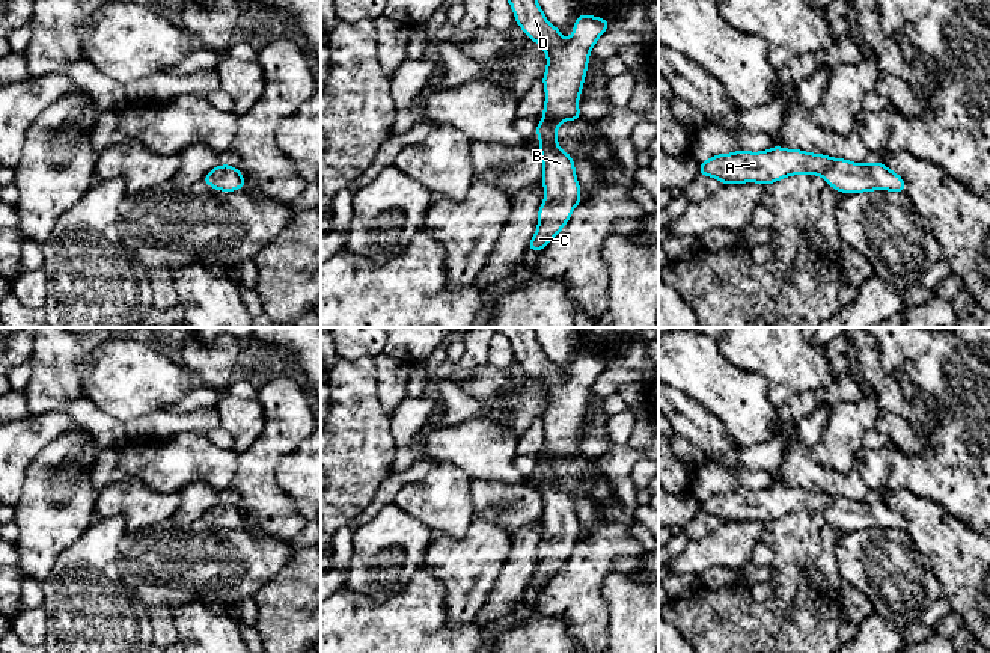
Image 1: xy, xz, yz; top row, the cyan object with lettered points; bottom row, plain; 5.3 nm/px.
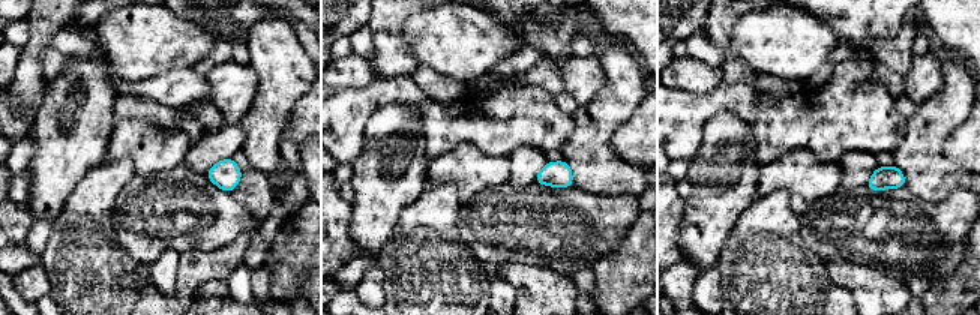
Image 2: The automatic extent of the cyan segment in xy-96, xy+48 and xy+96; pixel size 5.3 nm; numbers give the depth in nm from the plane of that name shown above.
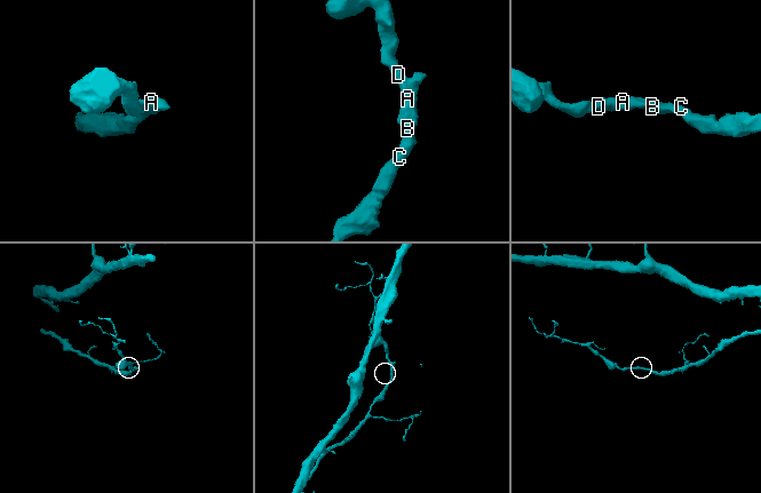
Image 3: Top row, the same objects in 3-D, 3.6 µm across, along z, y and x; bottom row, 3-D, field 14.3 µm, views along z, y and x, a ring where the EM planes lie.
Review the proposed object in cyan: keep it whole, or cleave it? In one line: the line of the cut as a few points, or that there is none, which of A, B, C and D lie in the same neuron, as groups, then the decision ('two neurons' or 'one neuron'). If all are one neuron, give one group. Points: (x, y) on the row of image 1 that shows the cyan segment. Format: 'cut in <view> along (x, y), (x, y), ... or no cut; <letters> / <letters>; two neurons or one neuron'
no cut; A B C D; one neuron

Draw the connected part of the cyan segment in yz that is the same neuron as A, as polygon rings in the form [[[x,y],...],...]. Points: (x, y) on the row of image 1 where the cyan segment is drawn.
[[[781,146],[762,152],[740,149],[699,163],[699,175],[716,178],[722,184],[759,182],[767,185],[799,173],[820,175],[841,193],[872,192],[875,189],[906,192],[903,178],[889,170],[885,163],[857,164],[844,158]]]

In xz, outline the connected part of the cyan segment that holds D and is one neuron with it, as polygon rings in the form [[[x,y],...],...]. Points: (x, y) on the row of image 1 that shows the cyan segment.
[[[508,0],[517,24],[547,53],[542,77],[545,89],[544,119],[536,125],[542,155],[544,204],[538,211],[538,229],[529,250],[544,250],[562,231],[576,205],[582,202],[571,155],[558,148],[556,131],[562,121],[582,119],[579,95],[583,89],[589,53],[610,23],[580,14],[568,39],[548,23],[536,0]]]

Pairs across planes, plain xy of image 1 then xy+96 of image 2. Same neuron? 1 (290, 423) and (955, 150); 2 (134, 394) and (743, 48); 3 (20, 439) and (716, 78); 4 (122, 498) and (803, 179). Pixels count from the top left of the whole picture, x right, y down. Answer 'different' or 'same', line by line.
1: different
2: same
3: different
4: same

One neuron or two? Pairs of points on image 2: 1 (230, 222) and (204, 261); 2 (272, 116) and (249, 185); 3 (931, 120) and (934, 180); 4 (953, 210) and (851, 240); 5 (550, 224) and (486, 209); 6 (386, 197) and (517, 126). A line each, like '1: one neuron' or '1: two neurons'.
1: two neurons
2: two neurons
3: one neuron
4: one neuron
5: one neuron
6: two neurons

